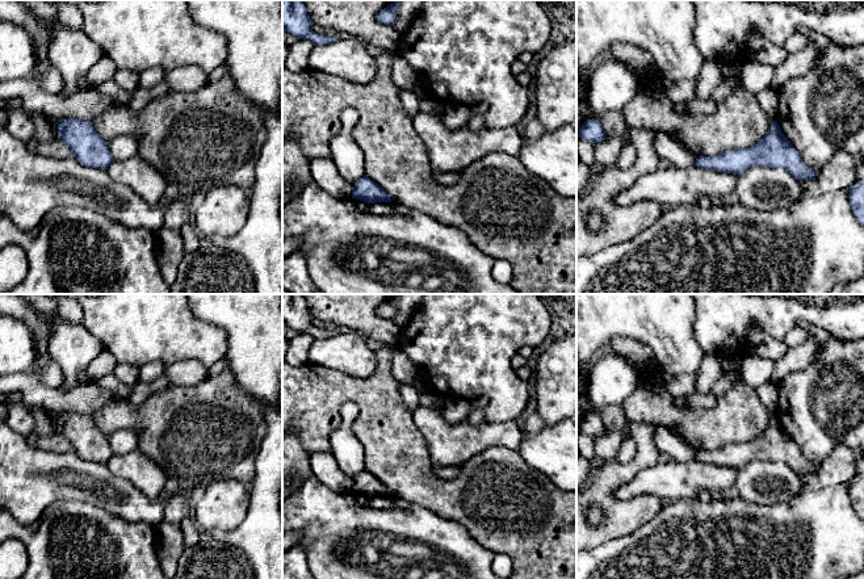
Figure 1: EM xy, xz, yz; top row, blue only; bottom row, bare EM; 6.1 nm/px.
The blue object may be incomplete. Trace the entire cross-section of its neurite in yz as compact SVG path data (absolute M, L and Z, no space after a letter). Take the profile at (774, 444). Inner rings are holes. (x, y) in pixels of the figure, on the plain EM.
M772 415L767 428L755 440L726 444L716 450L697 450L693 460L738 470L755 460L784 463L796 474L813 474L817 470L817 465L804 457L800 448L781 427L777 415Z

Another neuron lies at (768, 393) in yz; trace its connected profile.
M772 381L763 383L755 389L758 397L760 398L763 406L769 411L769 414L776 415L779 407L779 387Z

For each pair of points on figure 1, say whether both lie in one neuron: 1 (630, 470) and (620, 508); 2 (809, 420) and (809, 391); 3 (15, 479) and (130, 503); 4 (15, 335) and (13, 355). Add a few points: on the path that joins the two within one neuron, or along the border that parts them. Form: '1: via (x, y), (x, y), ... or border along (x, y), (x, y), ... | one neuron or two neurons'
1: via (620, 477), (607, 490), (609, 499) | one neuron
2: via (809, 414), (809, 398) | one neuron
3: via (45, 479), (88, 481), (103, 485), (105, 489) | one neuron
4: via (13, 340), (13, 349) | one neuron

